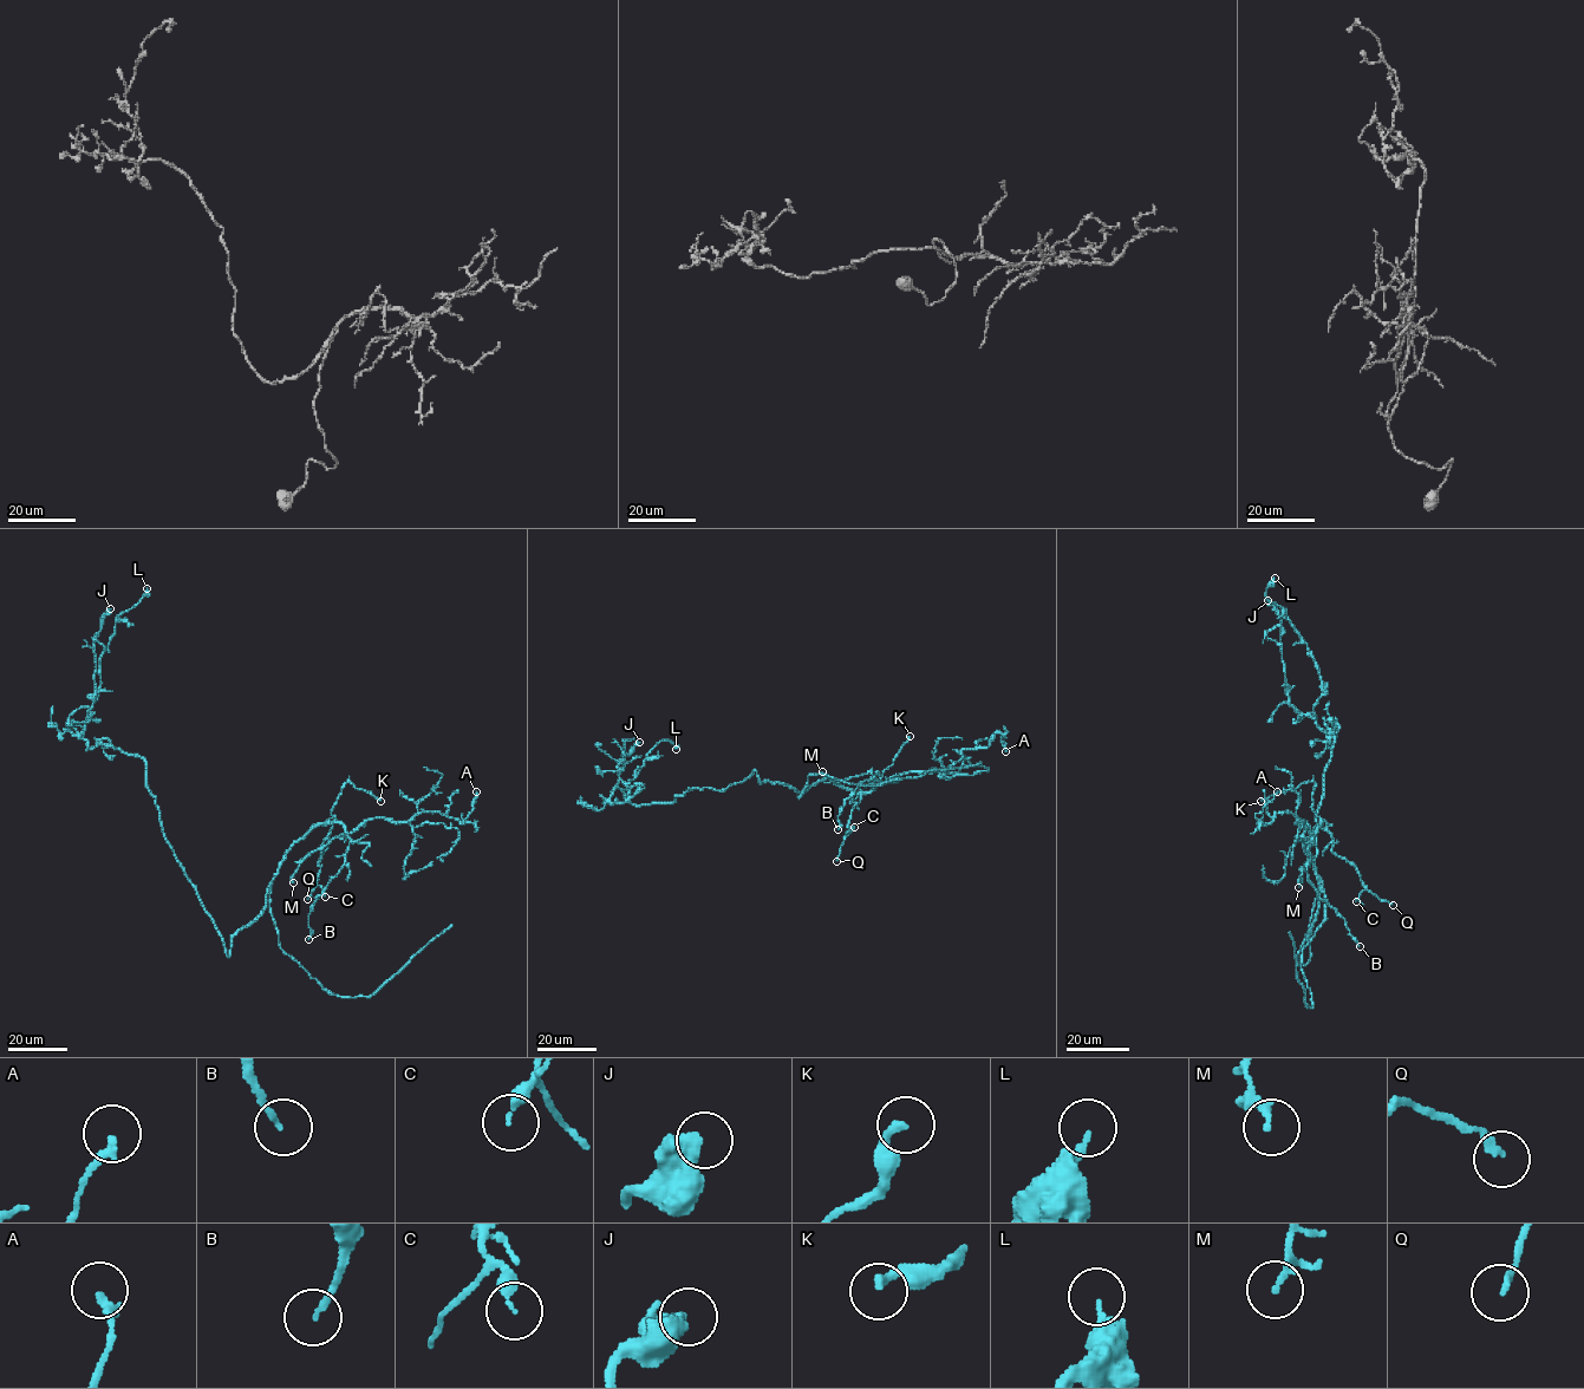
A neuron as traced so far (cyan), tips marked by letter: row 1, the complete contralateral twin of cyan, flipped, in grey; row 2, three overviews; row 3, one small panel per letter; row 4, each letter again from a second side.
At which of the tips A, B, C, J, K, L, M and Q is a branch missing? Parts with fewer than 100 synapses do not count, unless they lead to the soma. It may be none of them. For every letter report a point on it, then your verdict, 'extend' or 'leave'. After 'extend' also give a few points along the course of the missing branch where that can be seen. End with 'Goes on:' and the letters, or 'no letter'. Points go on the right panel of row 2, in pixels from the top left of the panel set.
A: place (1277, 791); leave
B: place (1360, 946); leave
C: place (1356, 901); leave
J: place (1268, 600); leave
K: place (1260, 801); leave
L: place (1275, 578); leave
M: place (1298, 887); leave
Q: place (1393, 905); leave
Goes on: no letter

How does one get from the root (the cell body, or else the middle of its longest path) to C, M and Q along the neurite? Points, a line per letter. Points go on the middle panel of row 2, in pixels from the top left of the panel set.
C: (740, 782), (755, 770), (760, 782), (801, 791), (832, 780), (862, 794), (846, 835), (854, 827)
M: (740, 782), (755, 770), (760, 782), (796, 791), (826, 777), (874, 788), (869, 773), (834, 781), (822, 771)
Q: (740, 782), (755, 770), (760, 782), (781, 782), (796, 791), (827, 777), (862, 794), (851, 812), (836, 861)

